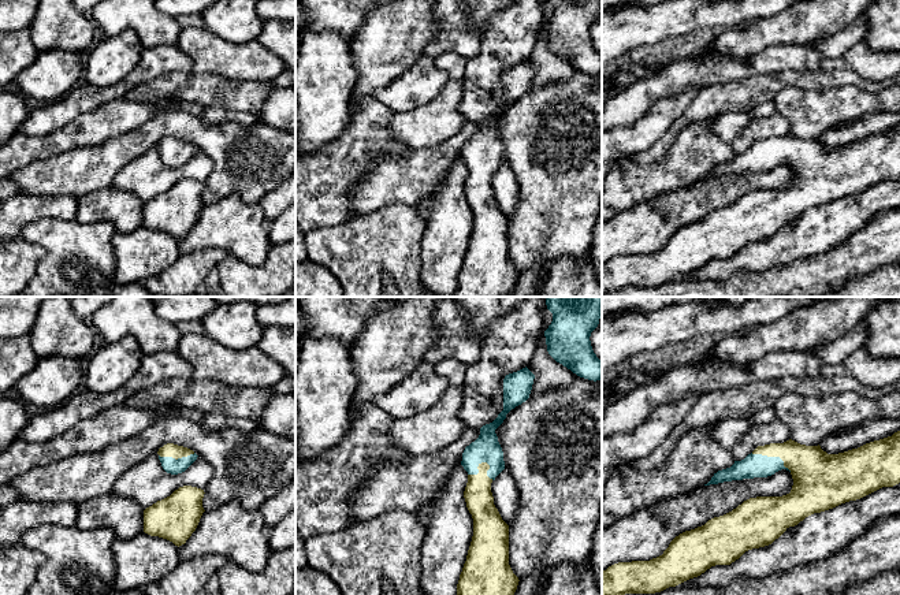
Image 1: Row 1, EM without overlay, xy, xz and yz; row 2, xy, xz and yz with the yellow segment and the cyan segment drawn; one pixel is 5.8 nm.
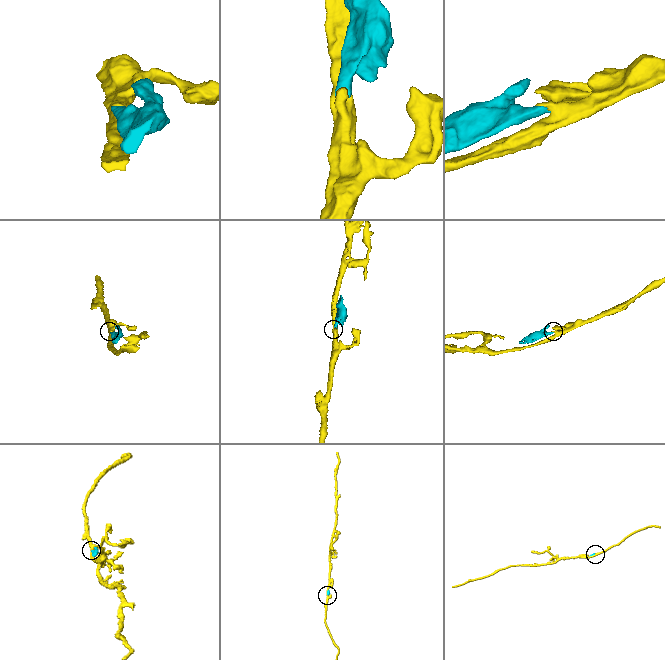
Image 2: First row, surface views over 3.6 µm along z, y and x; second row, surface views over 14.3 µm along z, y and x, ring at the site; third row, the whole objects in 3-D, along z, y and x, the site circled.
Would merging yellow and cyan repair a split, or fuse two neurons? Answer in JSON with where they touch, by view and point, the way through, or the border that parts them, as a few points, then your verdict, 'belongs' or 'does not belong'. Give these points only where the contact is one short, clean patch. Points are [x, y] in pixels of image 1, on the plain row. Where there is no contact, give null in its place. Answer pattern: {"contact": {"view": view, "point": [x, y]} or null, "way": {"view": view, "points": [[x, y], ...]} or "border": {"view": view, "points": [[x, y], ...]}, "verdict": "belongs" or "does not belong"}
{"contact": {"view": "xz", "point": [483, 156]}, "way": {"view": "xz", "points": [[478, 188], [483, 156], [486, 142]]}, "verdict": "belongs"}

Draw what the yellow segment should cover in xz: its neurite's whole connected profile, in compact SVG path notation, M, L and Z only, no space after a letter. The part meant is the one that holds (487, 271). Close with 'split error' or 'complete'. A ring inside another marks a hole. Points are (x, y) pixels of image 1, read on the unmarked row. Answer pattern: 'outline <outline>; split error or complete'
outline M527 60L505 70L503 104L492 116L480 122L479 131L466 140L462 146L461 159L468 166L464 191L473 212L473 230L453 297L509 297L517 283L520 274L509 259L509 219L495 201L491 186L491 176L505 163L503 145L495 123L503 116L512 103L529 92L533 72L535 68Z; split error

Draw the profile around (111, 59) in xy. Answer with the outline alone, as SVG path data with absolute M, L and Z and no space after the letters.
M133 30L104 37L83 55L86 83L105 88L122 81L138 63L144 47Z

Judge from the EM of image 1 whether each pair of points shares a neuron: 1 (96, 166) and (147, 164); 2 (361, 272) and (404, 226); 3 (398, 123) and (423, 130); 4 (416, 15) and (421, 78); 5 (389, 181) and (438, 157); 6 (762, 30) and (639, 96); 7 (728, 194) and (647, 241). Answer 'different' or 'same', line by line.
1: different
2: same
3: same
4: different
5: same
6: different
7: same

